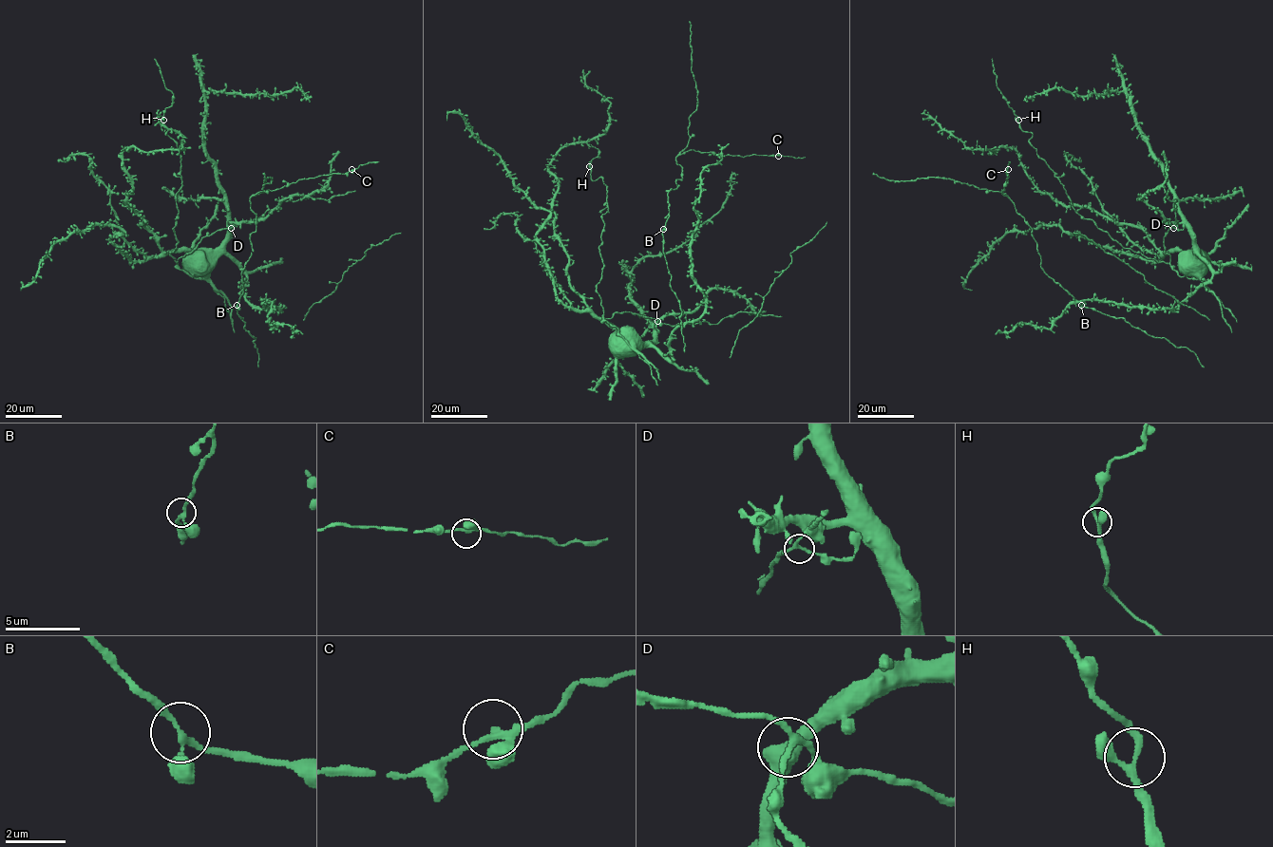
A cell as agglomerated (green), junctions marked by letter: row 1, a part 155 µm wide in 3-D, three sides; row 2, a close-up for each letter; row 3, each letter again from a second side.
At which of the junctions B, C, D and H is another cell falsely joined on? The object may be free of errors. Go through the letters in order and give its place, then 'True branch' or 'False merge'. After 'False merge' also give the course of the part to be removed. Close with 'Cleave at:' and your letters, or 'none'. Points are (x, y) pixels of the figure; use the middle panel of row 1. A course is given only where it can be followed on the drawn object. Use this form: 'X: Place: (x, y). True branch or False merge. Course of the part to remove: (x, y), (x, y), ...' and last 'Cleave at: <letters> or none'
B: Place: (663, 229). True branch
C: Place: (778, 156). True branch
D: Place: (657, 321). True branch
H: Place: (589, 166). True branch
Cleave at: none

